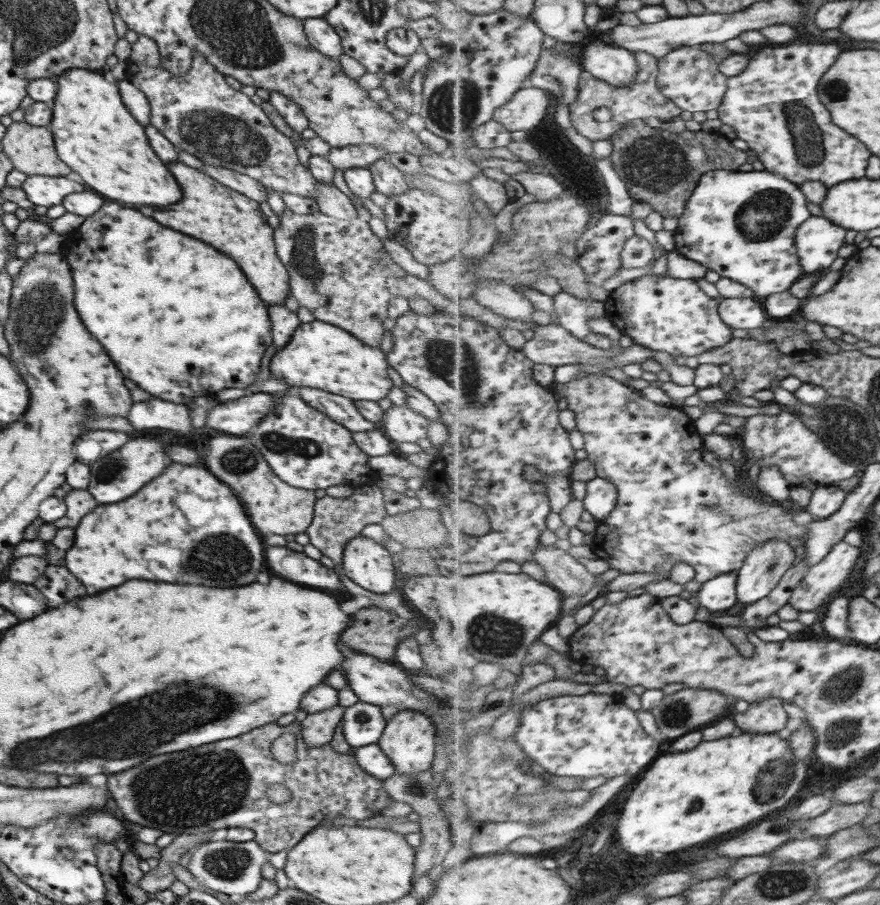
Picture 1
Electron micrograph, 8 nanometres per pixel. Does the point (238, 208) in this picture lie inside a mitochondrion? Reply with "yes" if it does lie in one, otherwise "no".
no

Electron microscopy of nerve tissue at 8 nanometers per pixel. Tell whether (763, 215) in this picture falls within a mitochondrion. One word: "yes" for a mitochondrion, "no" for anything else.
yes

